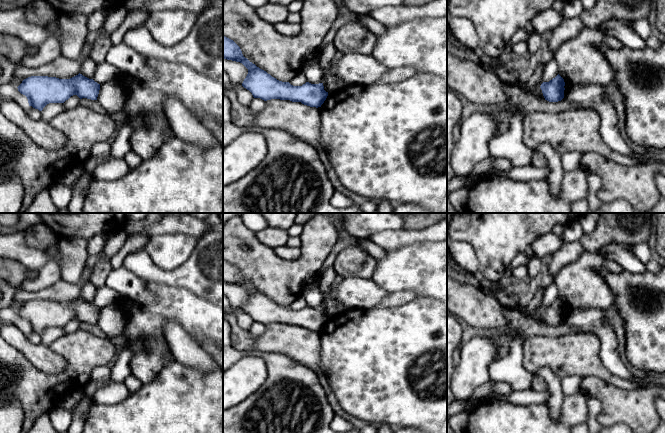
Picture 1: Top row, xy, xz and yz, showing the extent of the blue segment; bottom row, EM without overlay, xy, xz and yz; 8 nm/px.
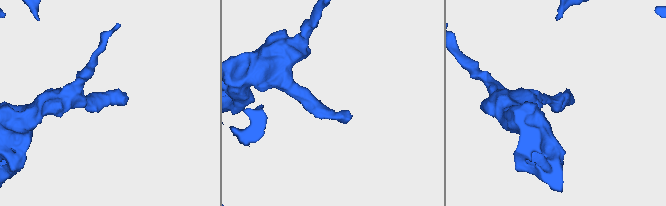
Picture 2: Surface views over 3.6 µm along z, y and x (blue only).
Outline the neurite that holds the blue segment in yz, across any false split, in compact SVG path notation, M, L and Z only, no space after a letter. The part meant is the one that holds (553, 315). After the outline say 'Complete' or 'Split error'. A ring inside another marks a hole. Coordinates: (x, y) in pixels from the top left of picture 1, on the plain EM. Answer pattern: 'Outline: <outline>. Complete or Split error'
Outline: M558 298L549 306L543 306L540 310L545 324L558 326L564 322L564 303Z. Complete

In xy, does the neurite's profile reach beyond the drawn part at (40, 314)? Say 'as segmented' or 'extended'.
as segmented

